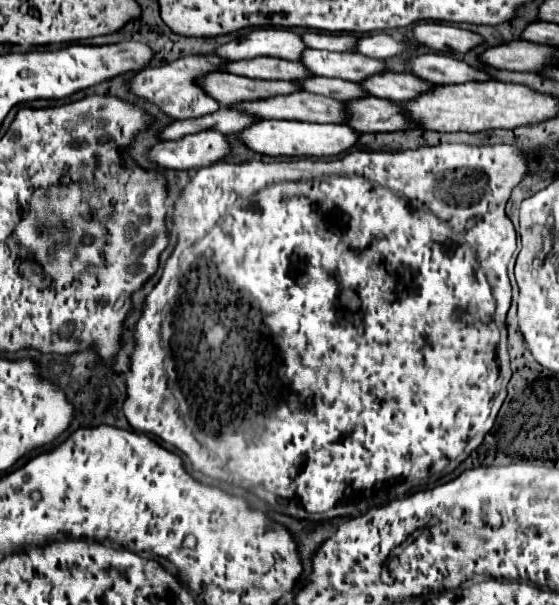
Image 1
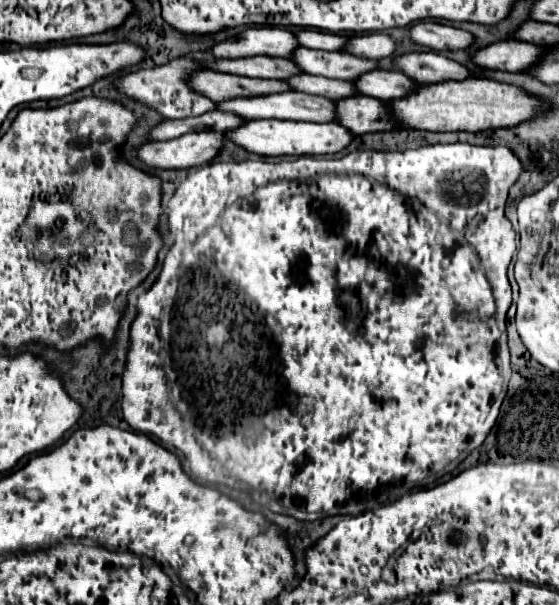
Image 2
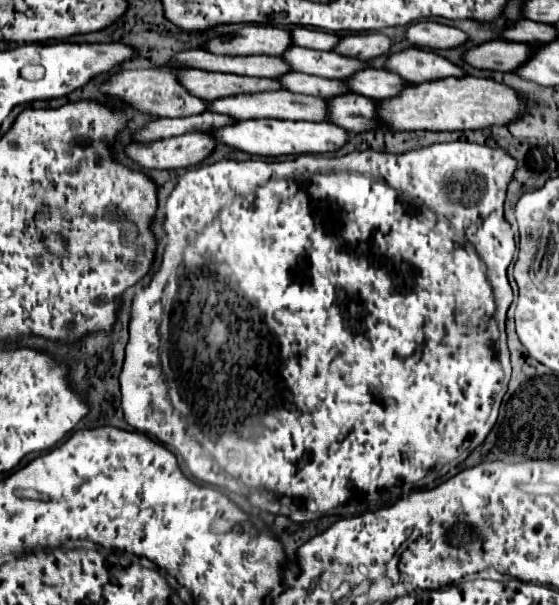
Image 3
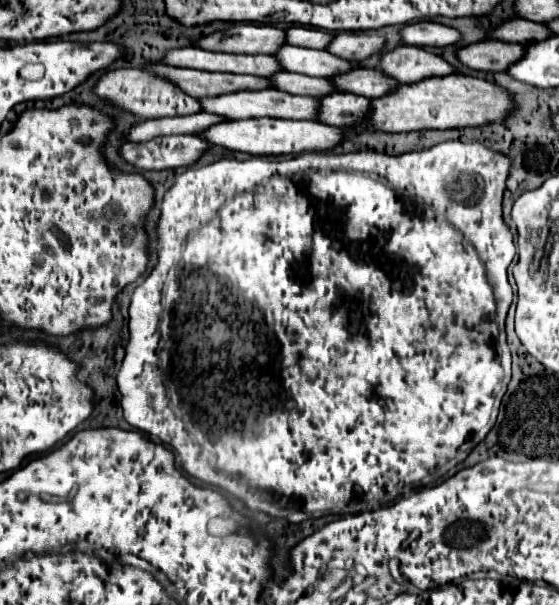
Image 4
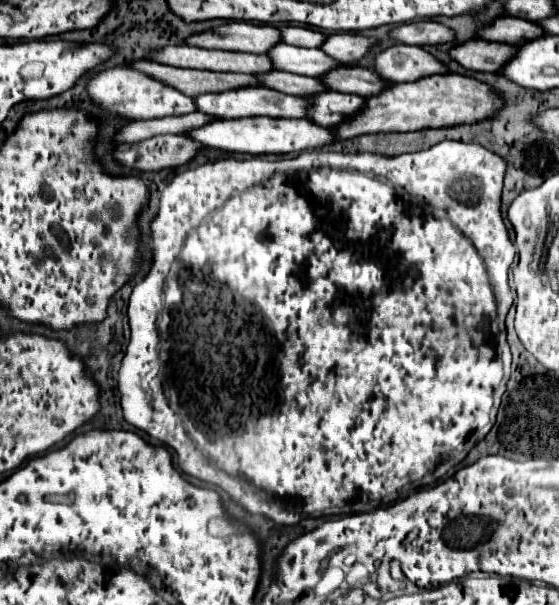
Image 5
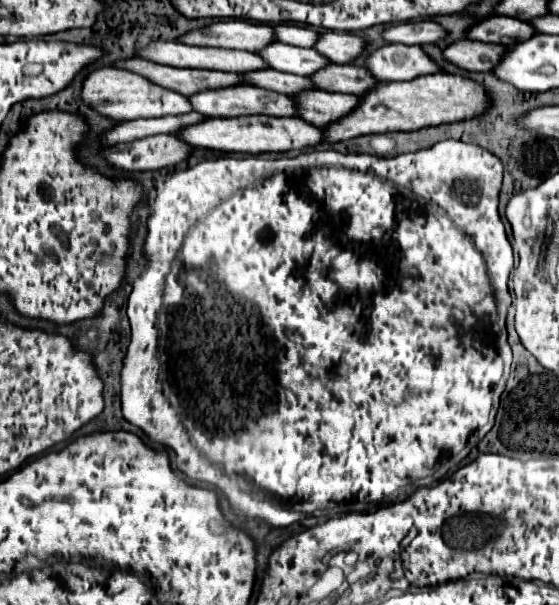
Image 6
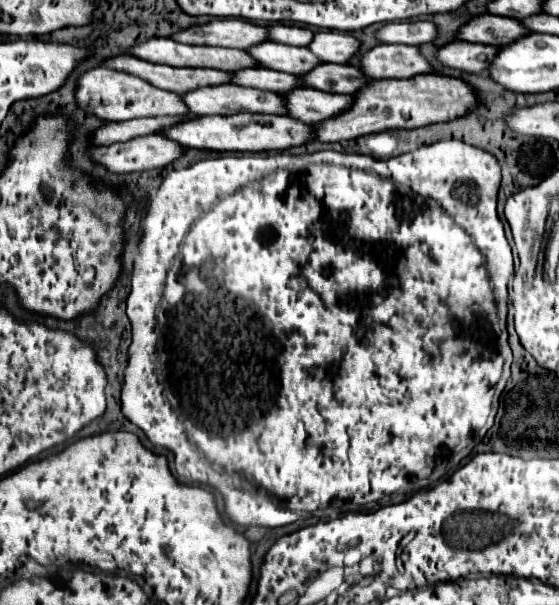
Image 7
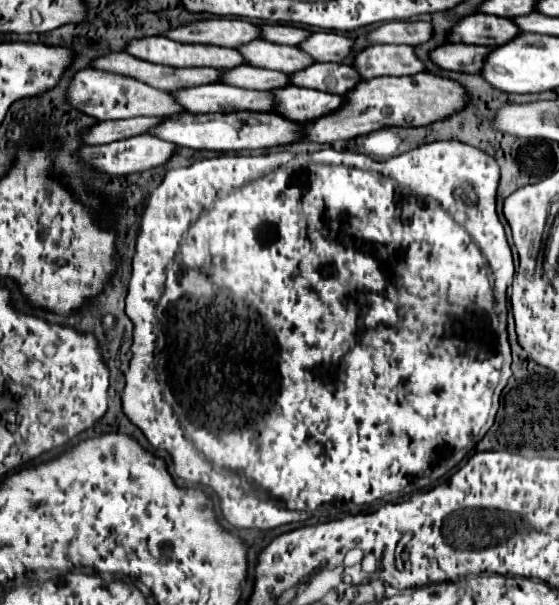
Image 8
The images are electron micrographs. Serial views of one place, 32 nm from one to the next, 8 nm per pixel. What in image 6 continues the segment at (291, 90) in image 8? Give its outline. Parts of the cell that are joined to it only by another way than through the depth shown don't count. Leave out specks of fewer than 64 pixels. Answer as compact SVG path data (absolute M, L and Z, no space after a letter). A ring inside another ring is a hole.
M310 90L294 98L300 108L300 118L320 128L348 116L348 112L352 112L352 108L356 108L360 102L360 98L354 94L336 94L324 90Z

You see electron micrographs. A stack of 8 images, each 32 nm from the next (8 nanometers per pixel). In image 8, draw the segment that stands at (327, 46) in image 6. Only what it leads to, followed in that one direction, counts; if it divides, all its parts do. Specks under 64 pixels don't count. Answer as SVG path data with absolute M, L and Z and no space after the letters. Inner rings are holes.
M314 32L300 46L314 56L316 62L344 62L352 52L354 40L336 32Z

